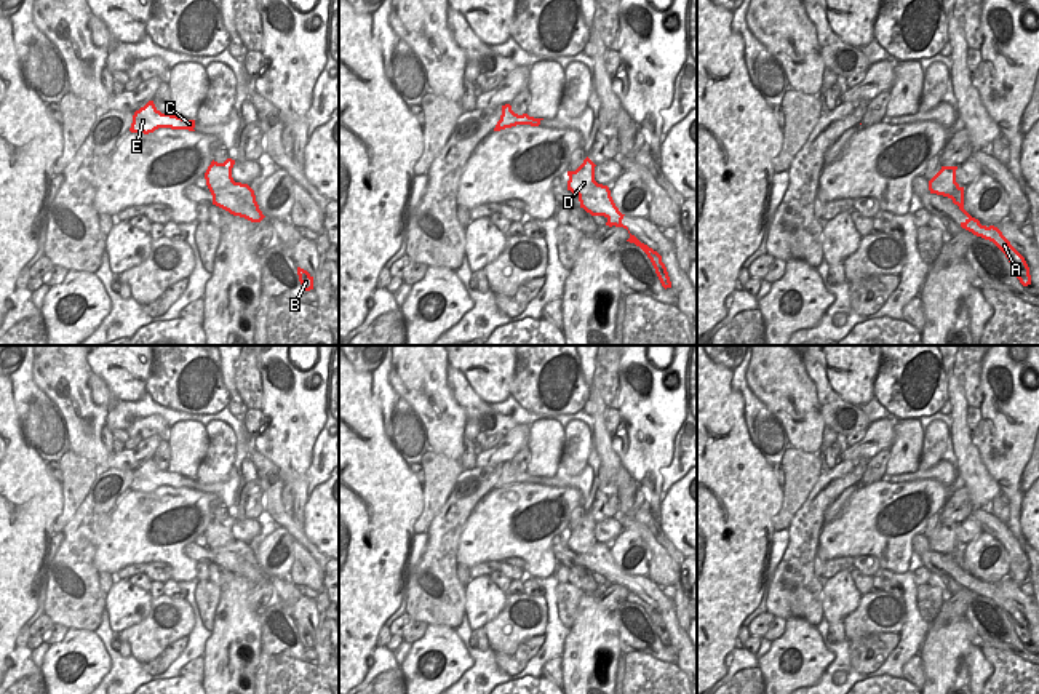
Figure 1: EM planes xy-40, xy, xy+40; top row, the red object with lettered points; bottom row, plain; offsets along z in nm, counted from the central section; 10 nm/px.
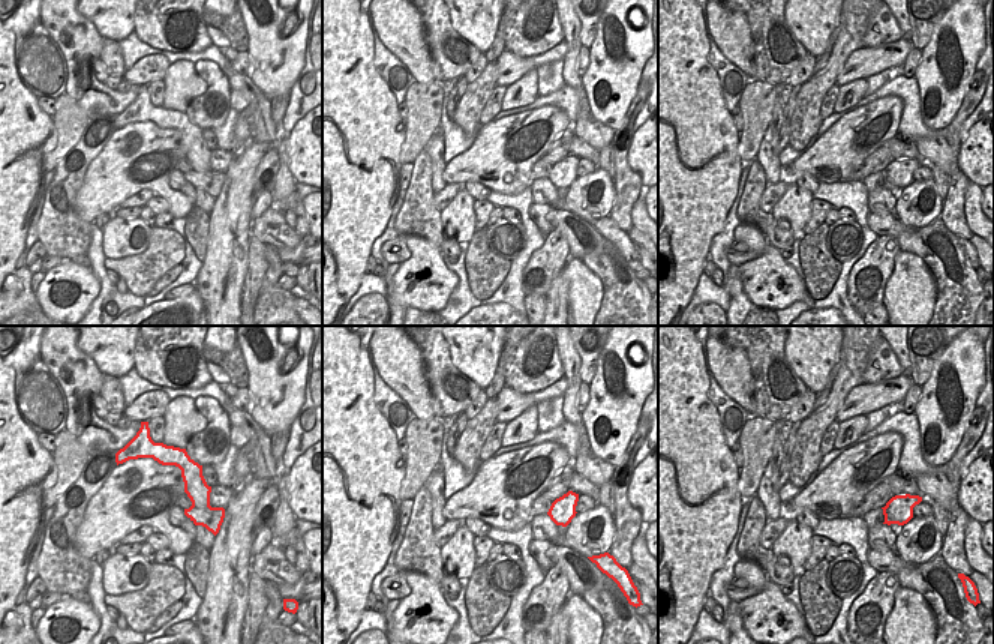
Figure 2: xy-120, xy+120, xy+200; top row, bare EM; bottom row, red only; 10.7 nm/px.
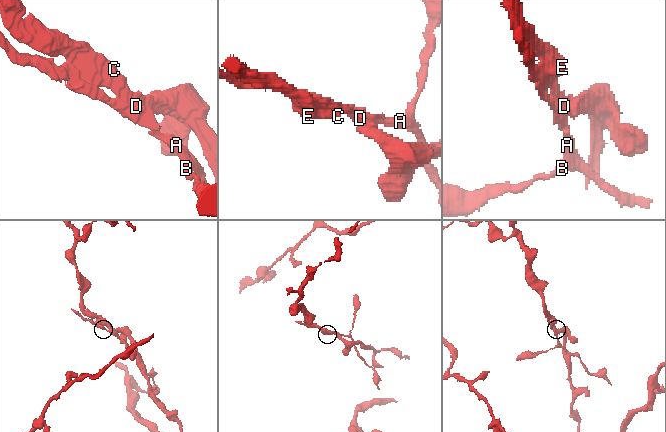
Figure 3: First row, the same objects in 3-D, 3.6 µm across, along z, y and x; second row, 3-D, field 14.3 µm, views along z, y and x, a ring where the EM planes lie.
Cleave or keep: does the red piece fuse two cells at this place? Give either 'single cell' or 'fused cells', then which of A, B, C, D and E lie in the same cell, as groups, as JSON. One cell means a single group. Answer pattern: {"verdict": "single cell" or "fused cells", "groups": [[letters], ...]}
{"verdict": "fused cells", "groups": [["A", "B"], ["C", "D", "E"]]}

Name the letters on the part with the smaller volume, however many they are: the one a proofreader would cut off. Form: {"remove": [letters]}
{"remove": ["A", "B"]}

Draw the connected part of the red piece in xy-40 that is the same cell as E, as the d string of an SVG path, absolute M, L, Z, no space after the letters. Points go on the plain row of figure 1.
M149 459L144 465L134 470L129 489L149 493L158 486L195 489L195 478L161 472L153 459Z

